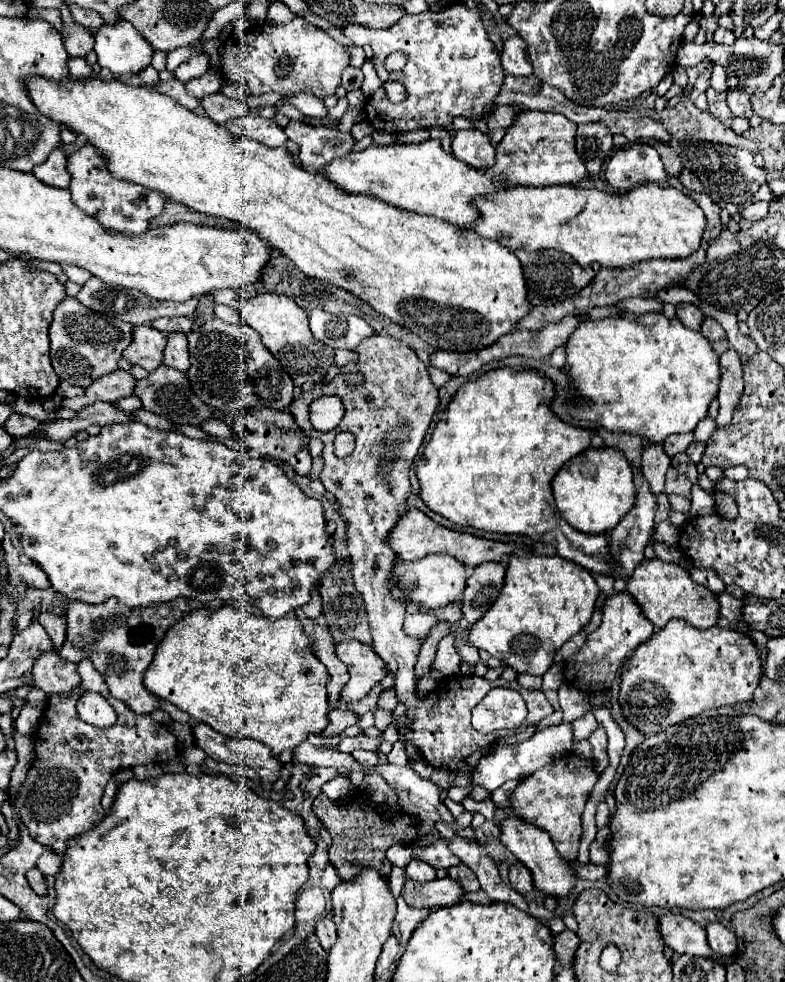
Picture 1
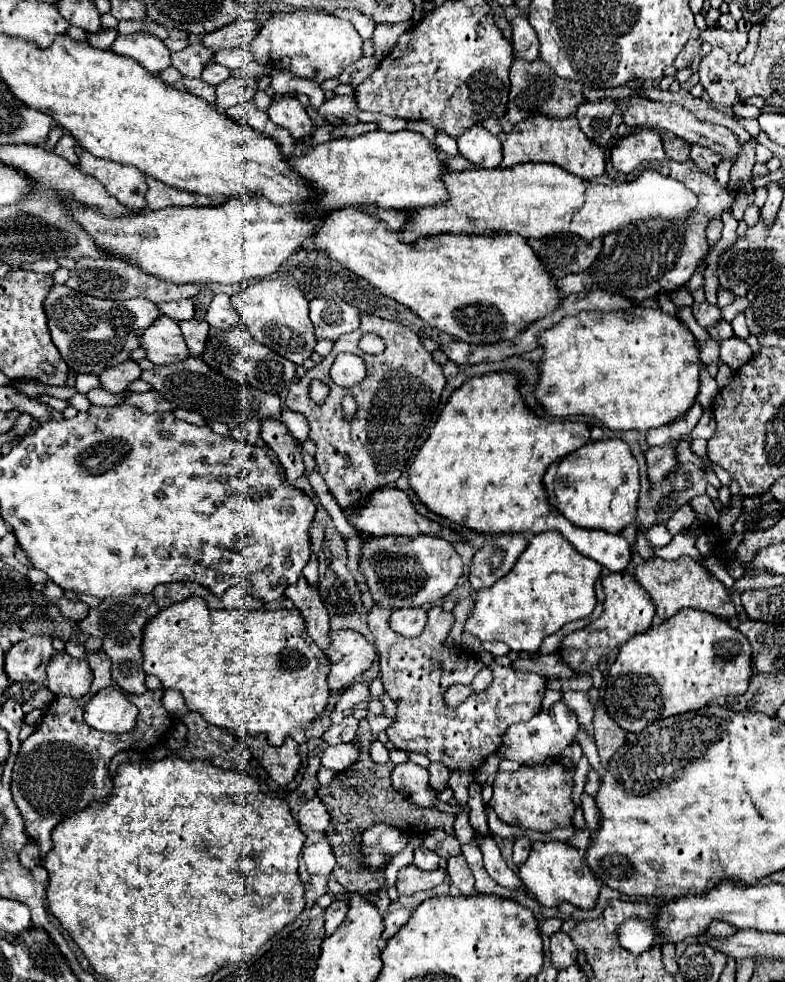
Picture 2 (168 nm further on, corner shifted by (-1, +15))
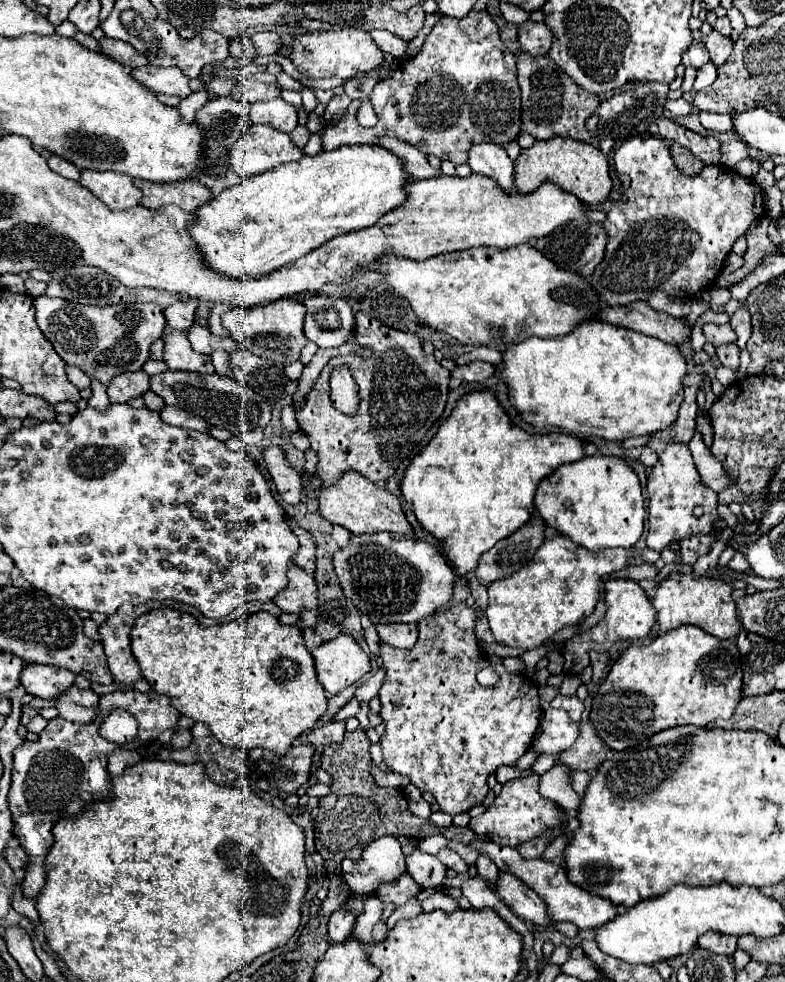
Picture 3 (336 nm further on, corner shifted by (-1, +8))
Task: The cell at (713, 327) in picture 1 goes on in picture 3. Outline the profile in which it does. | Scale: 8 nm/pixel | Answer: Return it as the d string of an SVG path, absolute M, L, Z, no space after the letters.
M727 344L727 346L717 348L717 356L719 356L719 360L725 368L737 372L737 368L739 368L739 348L737 348L737 344Z

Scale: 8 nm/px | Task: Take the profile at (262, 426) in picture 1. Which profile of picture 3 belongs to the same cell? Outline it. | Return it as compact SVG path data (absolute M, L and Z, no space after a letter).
M269 446L265 448L263 458L265 458L267 472L271 474L279 496L287 504L299 504L301 502L301 476L289 466L289 462L285 460L285 454L277 446Z

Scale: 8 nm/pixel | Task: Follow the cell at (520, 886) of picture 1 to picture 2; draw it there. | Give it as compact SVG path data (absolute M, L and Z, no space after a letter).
M521 837L521 839L515 839L515 845L513 845L513 863L519 867L527 861L529 857L529 851L531 851L531 841L527 837Z

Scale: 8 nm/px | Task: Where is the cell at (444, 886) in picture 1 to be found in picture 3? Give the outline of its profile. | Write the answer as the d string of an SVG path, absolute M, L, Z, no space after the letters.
M405 872L401 878L397 878L389 884L381 884L381 888L377 888L375 896L379 896L383 904L391 902L391 904L399 906L399 904L405 904L409 898L417 896L419 892L421 892L421 888L417 886L417 882Z

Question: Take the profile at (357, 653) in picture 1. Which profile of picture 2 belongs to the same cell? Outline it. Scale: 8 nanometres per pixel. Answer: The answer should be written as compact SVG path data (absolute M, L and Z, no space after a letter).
M189 597L181 603L169 605L165 607L157 617L153 617L143 631L143 671L145 675L155 675L165 689L177 689L183 693L185 703L191 711L199 711L205 721L209 721L211 725L217 725L221 729L231 729L237 731L239 735L253 735L253 733L265 733L269 739L269 745L283 745L285 737L289 737L289 733L297 727L309 727L317 717L321 717L321 713L327 709L329 705L329 687L333 691L339 691L347 685L353 683L353 679L357 679L361 673L365 673L371 663L375 661L375 647L357 631L331 631L331 643L333 647L327 651L327 655L313 645L313 641L309 641L309 635L305 633L305 619L297 613L297 609L277 609L277 611L263 611L263 609L209 609L207 603L201 597Z

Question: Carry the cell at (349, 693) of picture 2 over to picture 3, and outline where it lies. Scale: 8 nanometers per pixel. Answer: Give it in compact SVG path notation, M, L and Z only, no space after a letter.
M379 668L375 674L373 674L373 678L369 678L367 682L363 682L361 686L357 686L357 690L355 690L355 698L359 700L359 702L369 702L371 698L375 698L377 696L377 692L379 692L379 688L381 688L381 684L383 684L383 678L385 678L385 668Z

